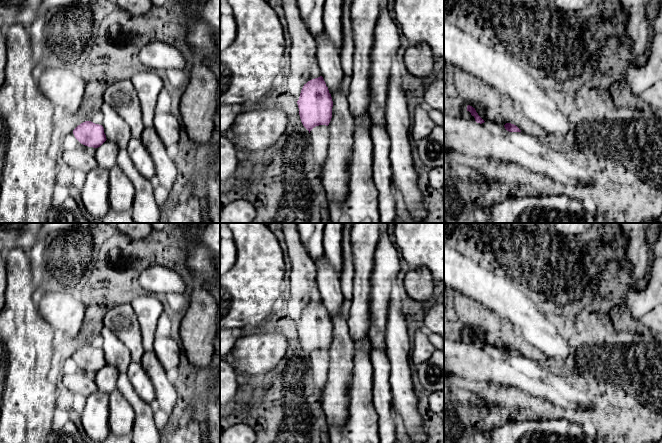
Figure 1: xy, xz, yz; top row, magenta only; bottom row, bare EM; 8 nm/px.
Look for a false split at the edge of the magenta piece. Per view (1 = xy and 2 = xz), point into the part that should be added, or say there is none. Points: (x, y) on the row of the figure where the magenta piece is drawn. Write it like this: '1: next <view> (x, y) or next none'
1: next none
2: next none

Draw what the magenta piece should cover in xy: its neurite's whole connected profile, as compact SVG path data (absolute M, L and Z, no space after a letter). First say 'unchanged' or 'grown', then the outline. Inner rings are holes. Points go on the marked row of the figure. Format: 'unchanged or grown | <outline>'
unchanged | M91 121L78 125L73 134L81 144L93 148L100 147L107 140L103 126Z

